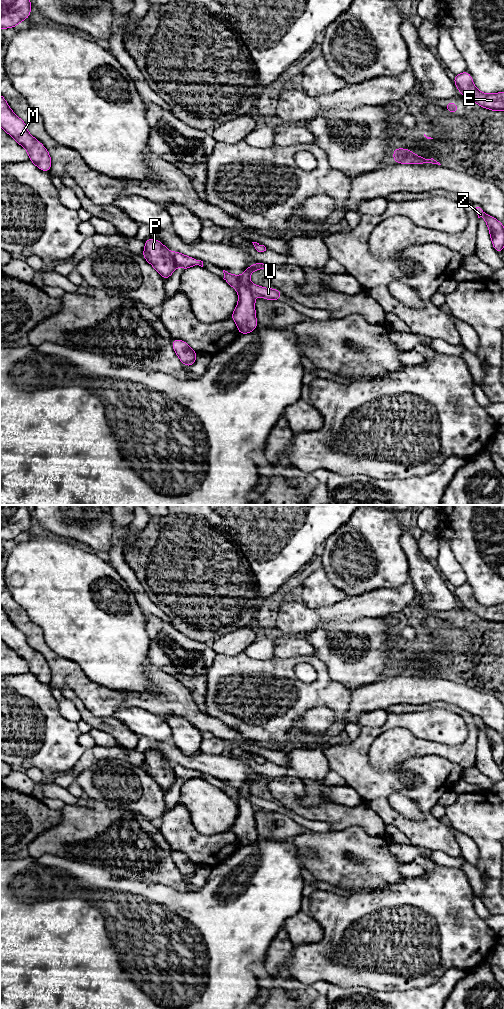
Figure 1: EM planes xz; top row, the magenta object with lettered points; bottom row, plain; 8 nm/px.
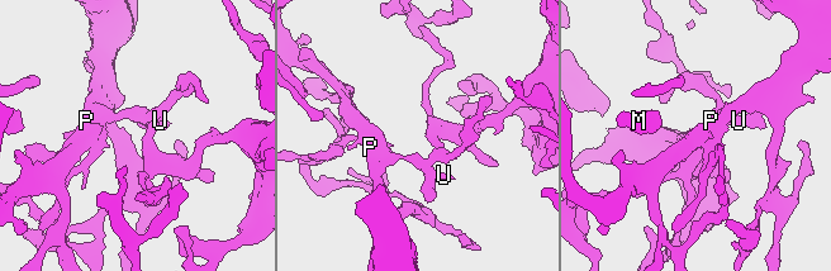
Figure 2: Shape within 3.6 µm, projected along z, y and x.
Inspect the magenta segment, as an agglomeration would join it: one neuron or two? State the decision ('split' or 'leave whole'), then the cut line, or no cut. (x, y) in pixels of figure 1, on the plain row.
leave whole; no cut

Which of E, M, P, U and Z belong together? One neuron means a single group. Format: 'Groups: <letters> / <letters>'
Groups: E M P U Z

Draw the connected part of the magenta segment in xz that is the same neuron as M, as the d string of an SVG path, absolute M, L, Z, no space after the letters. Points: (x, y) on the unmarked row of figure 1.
M1 606L0 638L14 650L18 656L28 663L30 673L40 682L45 684L50 683L51 669L47 661L29 646L25 634L13 625Z

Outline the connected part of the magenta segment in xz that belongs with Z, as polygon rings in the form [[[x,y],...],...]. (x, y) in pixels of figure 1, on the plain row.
[[[476,719],[476,722],[478,730],[482,729],[486,732],[494,761],[501,765],[504,760],[504,738],[496,730],[487,727],[480,719]]]

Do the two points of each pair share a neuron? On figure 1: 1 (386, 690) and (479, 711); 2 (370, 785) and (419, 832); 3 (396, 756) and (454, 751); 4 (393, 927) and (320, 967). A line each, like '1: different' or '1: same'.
1: same
2: same
3: same
4: same

